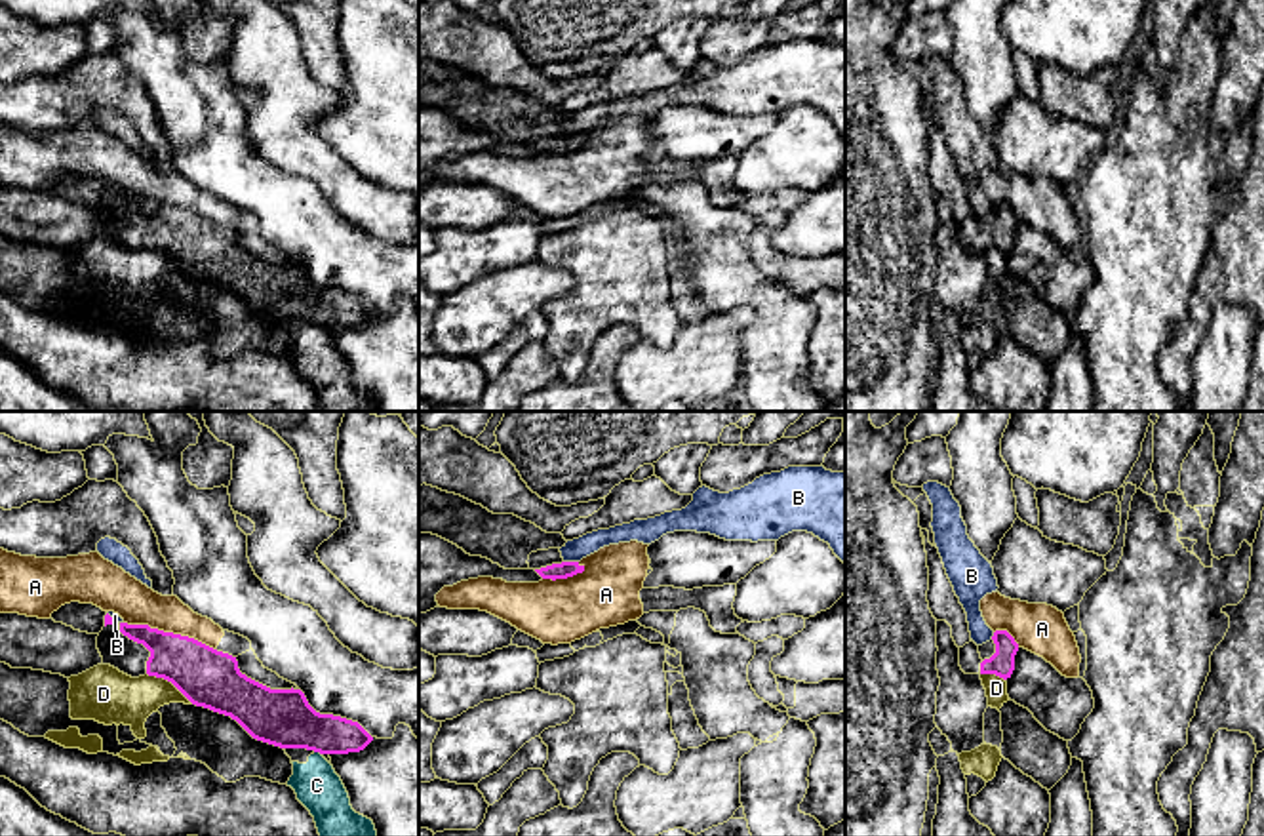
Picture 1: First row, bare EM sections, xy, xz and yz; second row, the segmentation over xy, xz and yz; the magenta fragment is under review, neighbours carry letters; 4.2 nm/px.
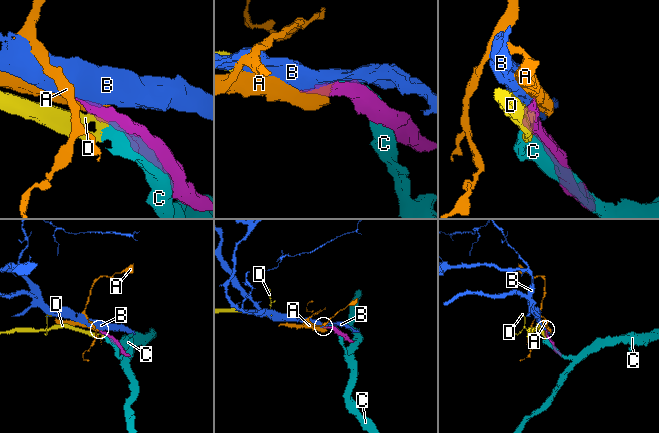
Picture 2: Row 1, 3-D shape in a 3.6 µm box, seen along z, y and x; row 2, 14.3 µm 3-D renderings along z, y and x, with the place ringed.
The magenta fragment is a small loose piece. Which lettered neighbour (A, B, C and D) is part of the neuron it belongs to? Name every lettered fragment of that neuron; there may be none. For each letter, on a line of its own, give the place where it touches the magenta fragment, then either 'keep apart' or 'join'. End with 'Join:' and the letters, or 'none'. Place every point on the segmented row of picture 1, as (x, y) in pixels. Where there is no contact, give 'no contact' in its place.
A: xy (170, 633) | keep apart
B: xz (572, 562) | keep apart
C: xy (318, 751) | keep apart
D: xy (170, 680) | keep apart
Join: none

